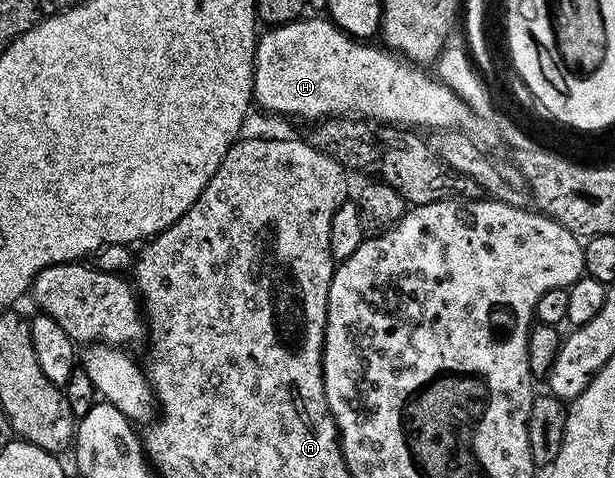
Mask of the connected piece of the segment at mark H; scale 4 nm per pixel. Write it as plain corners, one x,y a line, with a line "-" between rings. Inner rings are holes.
327,18
306,19
259,33
252,95
266,111
301,116
307,122
355,114
412,130
464,130
473,122
474,115
466,102
435,75
427,76
423,67
383,46
375,48
375,43
353,40

